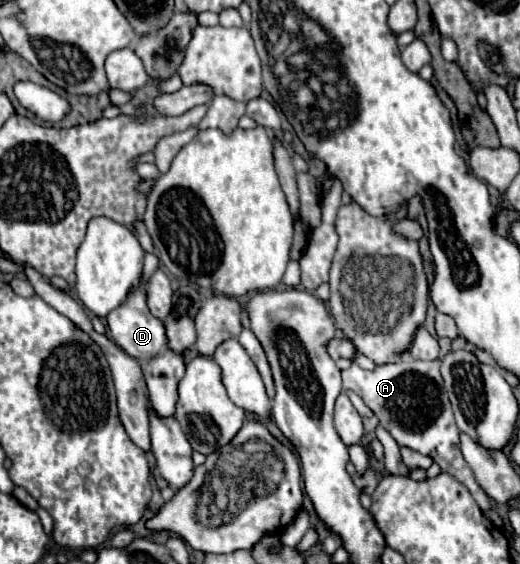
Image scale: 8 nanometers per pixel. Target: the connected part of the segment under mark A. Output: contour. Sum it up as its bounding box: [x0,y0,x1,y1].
[343,360,491,512]

